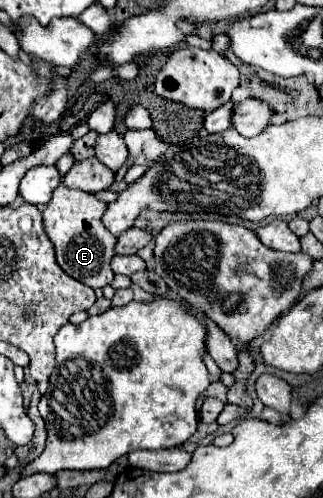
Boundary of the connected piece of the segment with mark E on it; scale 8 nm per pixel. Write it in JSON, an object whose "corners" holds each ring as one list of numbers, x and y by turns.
{"corners":[[60,185,54,191,54,197,44,207,44,229,54,243,56,261,64,273,74,277,76,281,98,289,110,285,114,273,110,269,110,261,114,257,114,241,116,237,102,225,102,215,106,211,106,203,96,199,90,193,68,189]]}

